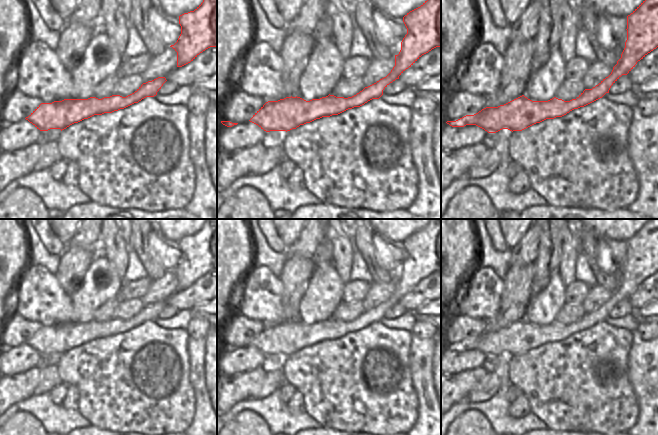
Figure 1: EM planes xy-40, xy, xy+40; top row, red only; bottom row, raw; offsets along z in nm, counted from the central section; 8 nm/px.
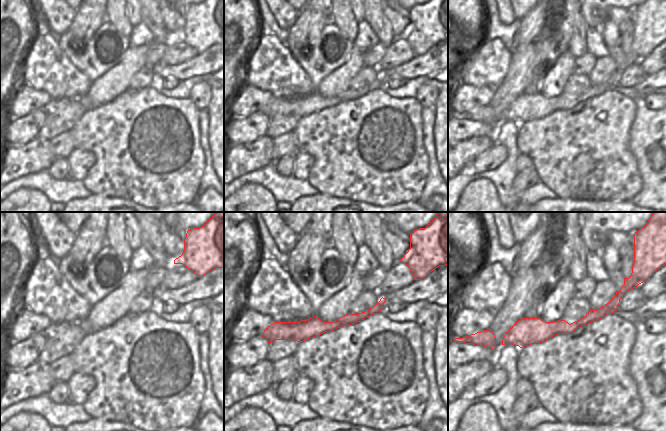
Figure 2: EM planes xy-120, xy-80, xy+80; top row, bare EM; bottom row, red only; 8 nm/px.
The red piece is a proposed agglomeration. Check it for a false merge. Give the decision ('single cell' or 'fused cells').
single cell

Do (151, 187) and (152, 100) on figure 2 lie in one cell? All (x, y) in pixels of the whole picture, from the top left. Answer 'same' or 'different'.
same

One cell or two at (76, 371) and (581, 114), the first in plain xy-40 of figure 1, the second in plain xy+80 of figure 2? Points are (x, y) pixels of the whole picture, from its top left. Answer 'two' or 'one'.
one

